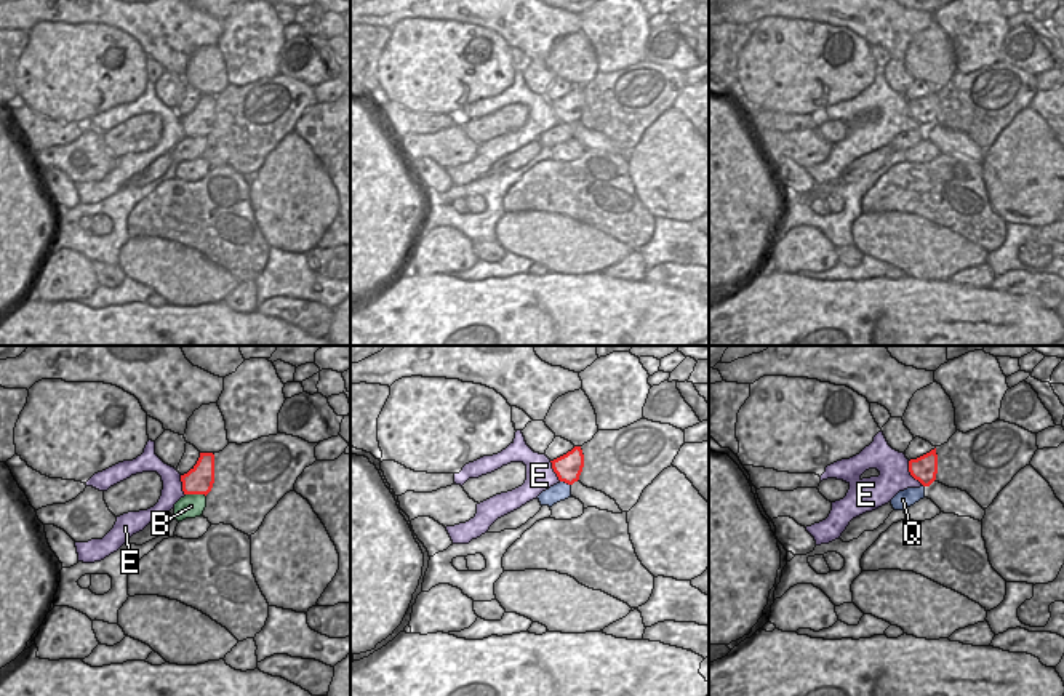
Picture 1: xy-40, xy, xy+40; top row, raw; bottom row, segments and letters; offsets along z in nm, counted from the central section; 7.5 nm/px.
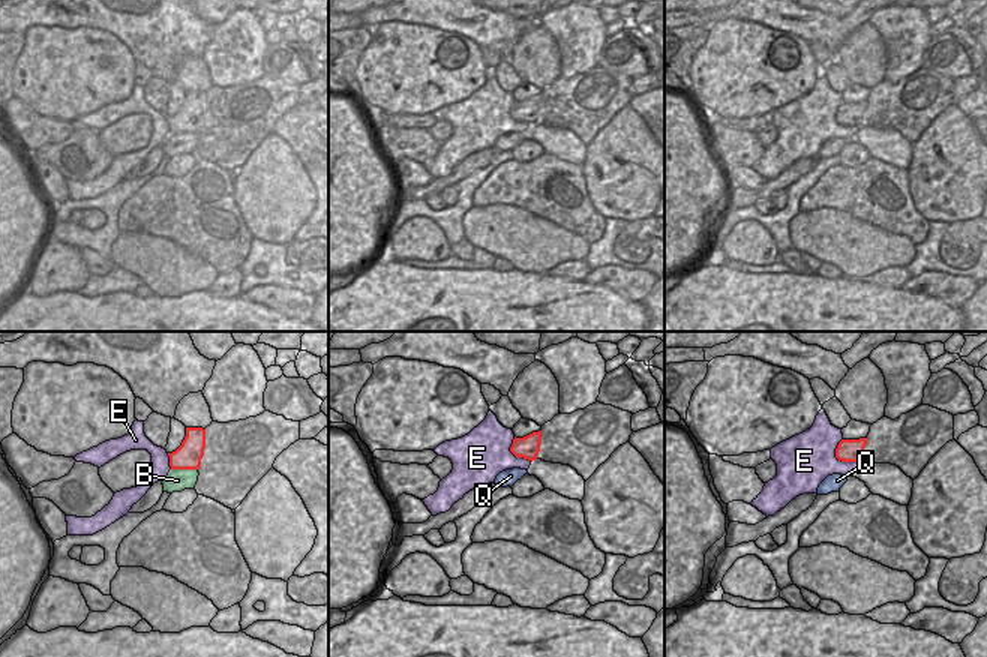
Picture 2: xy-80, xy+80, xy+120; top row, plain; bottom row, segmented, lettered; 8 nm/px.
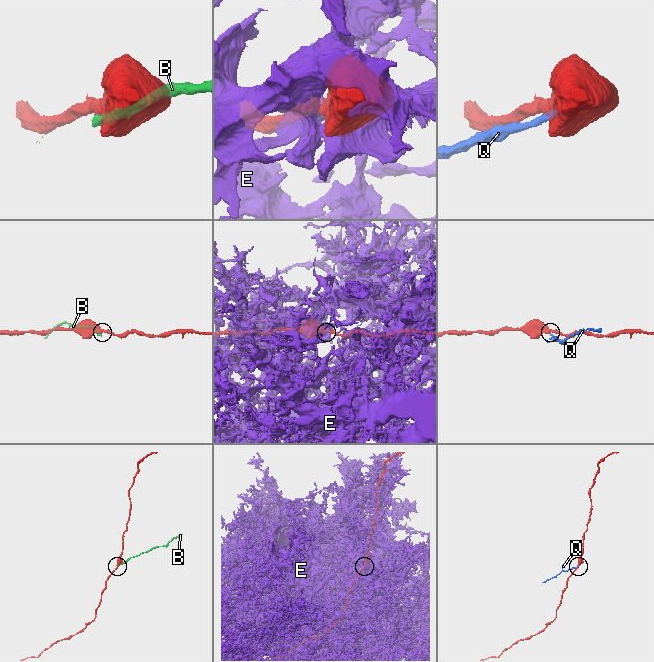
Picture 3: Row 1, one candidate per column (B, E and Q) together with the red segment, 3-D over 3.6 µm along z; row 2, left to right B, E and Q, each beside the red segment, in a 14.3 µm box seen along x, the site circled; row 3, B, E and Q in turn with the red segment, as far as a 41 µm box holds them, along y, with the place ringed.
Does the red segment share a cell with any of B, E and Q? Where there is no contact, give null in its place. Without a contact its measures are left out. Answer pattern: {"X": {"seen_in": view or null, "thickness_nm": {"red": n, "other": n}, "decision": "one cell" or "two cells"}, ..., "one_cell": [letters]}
{"B": {"seen_in": "xy-40", "thickness_nm": {"red": 220, "other": 180}, "decision": "two cells"}, "E": {"seen_in": "xy+40", "thickness_nm": {"red": 190, "other": 240}, "decision": "two cells"}, "Q": {"seen_in": "xy", "thickness_nm": {"red": 200, "other": 140}, "decision": "two cells"}, "one_cell": []}

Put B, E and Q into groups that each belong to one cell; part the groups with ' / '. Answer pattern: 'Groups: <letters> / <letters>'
Groups: B Q / E.

